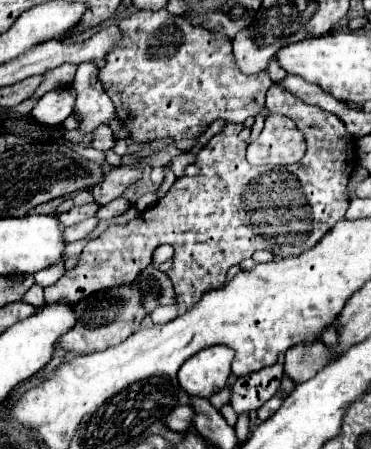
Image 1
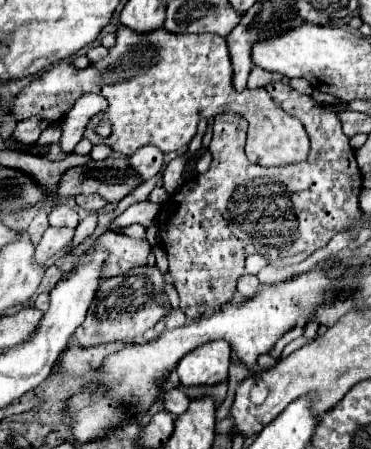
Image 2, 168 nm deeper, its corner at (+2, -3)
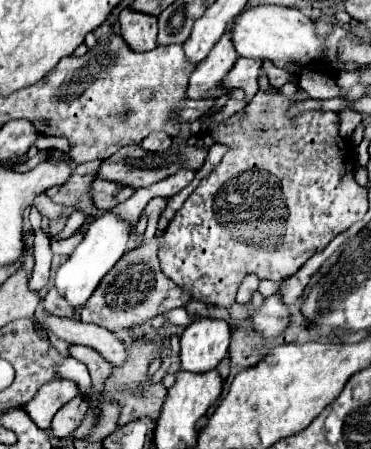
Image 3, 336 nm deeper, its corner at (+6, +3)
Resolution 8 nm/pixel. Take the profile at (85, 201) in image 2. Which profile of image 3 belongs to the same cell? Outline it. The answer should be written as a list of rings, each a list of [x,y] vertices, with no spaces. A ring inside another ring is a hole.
[[[96,178],[88,192],[92,194],[92,200],[94,200],[94,206],[100,208],[100,210],[108,210],[108,208],[114,208],[122,202],[126,202],[134,190],[128,188],[128,186],[120,186],[120,184],[114,184],[114,182],[106,182],[106,180],[100,180]]]

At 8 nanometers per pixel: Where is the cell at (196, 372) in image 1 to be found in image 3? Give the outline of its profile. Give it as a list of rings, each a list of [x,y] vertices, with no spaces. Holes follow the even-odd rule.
[[[200,318],[180,336],[182,370],[202,374],[214,370],[228,354],[230,326],[224,320]]]

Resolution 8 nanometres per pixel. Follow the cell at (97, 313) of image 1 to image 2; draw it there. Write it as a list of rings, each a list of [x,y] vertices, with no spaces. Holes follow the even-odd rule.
[[[138,266],[124,276],[104,278],[100,282],[98,294],[86,314],[86,320],[76,328],[74,338],[82,346],[94,346],[112,340],[130,340],[142,336],[158,320],[170,312],[170,302],[164,294],[164,278],[158,266]]]

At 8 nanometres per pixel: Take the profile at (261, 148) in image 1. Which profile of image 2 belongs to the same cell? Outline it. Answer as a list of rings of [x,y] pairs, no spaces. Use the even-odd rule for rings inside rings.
[[[120,26],[116,32],[116,44],[110,48],[106,58],[86,66],[84,70],[76,70],[68,62],[60,62],[60,64],[52,66],[40,78],[32,80],[26,88],[22,88],[14,96],[10,114],[14,116],[16,122],[38,116],[38,118],[54,124],[54,122],[66,118],[66,114],[70,112],[74,102],[88,92],[102,94],[110,106],[108,106],[108,112],[102,112],[102,114],[90,118],[90,122],[84,130],[84,138],[90,140],[92,144],[106,144],[114,152],[120,152],[124,156],[132,156],[140,146],[146,146],[146,144],[154,144],[162,152],[182,152],[188,148],[190,140],[194,138],[198,122],[214,118],[220,112],[236,112],[240,116],[246,116],[249,125],[245,153],[250,158],[250,162],[258,162],[262,166],[286,166],[286,164],[302,162],[308,154],[308,136],[304,132],[304,126],[300,124],[300,120],[286,114],[270,98],[270,94],[266,90],[262,90],[262,88],[248,90],[246,88],[242,92],[236,92],[232,88],[232,70],[230,70],[230,56],[226,50],[226,42],[222,36],[216,36],[216,34],[176,36],[176,34],[166,32],[164,28],[148,32],[148,34],[136,34],[130,28]],[[104,118],[108,118],[112,124],[112,136],[108,136],[108,138],[100,138],[94,132],[96,124]]]

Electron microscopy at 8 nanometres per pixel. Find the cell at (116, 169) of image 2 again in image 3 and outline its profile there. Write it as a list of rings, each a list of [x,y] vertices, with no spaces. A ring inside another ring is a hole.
[[[172,144],[168,148],[168,152],[162,154],[152,154],[142,150],[140,146],[126,146],[122,150],[118,150],[114,156],[102,160],[100,168],[98,168],[98,178],[102,180],[114,180],[116,184],[130,184],[130,188],[138,190],[138,188],[146,188],[154,182],[160,182],[168,176],[172,176],[176,170],[180,168],[188,168],[188,170],[200,170],[204,160],[206,160],[208,150],[206,148],[196,148],[196,146],[186,146],[182,144]]]

